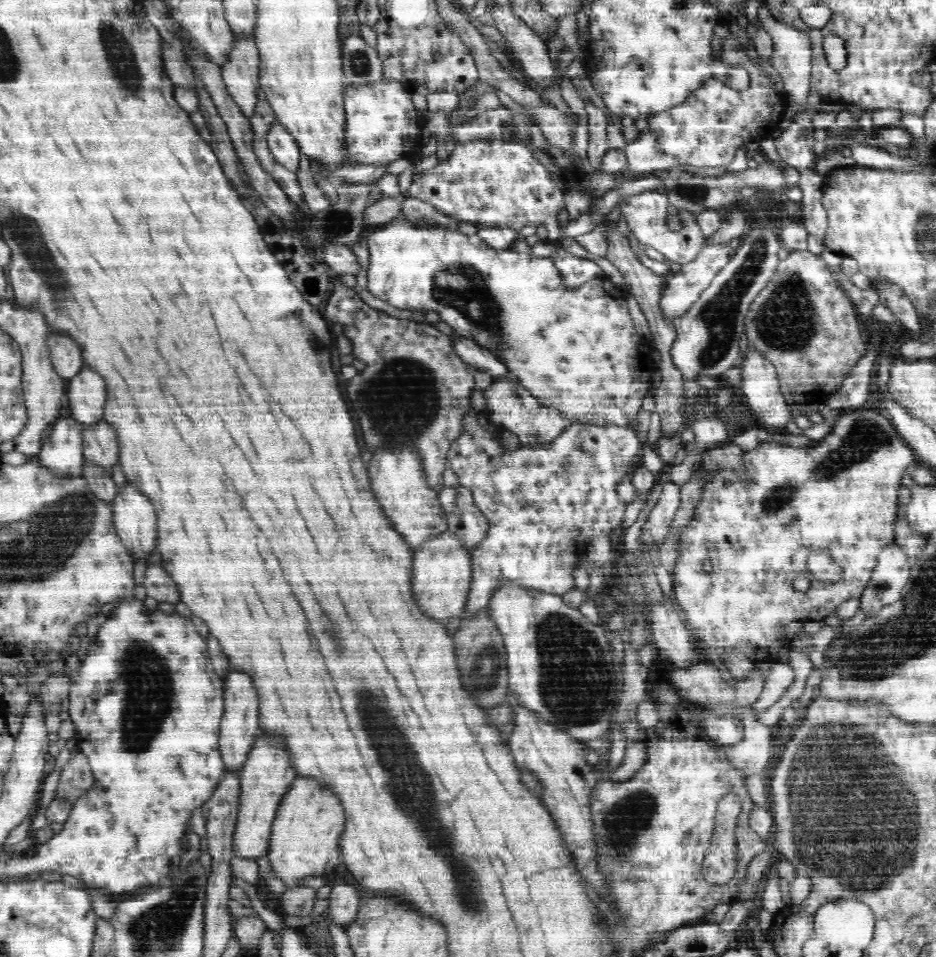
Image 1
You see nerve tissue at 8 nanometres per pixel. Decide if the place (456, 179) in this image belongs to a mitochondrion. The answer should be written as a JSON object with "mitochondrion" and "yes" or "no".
{"mitochondrion":"yes"}

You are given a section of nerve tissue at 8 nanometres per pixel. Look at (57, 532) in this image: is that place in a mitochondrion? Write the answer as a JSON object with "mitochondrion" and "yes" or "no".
{"mitochondrion":"yes"}

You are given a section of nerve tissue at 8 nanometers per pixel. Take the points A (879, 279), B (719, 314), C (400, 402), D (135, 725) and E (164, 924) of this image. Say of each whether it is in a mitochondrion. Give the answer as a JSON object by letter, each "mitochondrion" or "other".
{"A":"other","B":"mitochondrion","C":"mitochondrion","D":"mitochondrion","E":"mitochondrion"}

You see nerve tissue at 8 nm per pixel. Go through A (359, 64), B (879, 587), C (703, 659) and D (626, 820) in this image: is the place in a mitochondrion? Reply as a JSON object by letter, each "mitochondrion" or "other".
{"A":"mitochondrion","B":"mitochondrion","C":"other","D":"mitochondrion"}

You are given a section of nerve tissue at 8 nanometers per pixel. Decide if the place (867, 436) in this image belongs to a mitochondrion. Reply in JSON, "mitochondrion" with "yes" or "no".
{"mitochondrion":"yes"}

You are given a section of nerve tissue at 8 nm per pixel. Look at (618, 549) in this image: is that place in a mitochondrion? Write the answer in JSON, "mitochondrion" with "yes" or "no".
{"mitochondrion":"no"}

